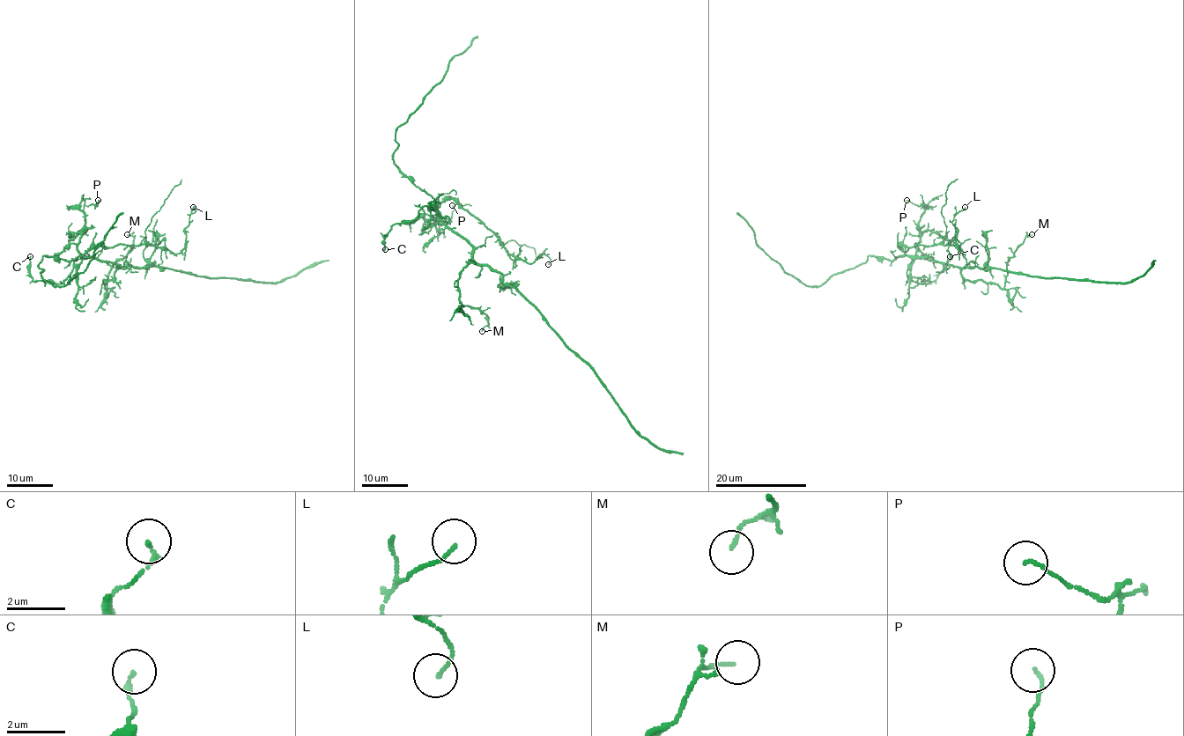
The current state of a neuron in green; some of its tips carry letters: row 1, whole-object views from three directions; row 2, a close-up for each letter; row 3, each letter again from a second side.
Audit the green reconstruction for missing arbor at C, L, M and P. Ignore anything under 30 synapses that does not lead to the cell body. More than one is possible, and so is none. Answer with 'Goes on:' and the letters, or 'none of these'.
Goes on: none of these

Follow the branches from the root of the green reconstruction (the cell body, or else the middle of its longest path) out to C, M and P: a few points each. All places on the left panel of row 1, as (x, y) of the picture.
C: (117, 265), (85, 257), (61, 283), (49, 283), (33, 280), (30, 256)
M: (117, 265), (112, 279), (103, 281), (104, 288), (111, 266), (132, 249), (134, 238), (127, 234)
P: (117, 265), (85, 257), (77, 248), (85, 222), (84, 207), (96, 206), (98, 200)

